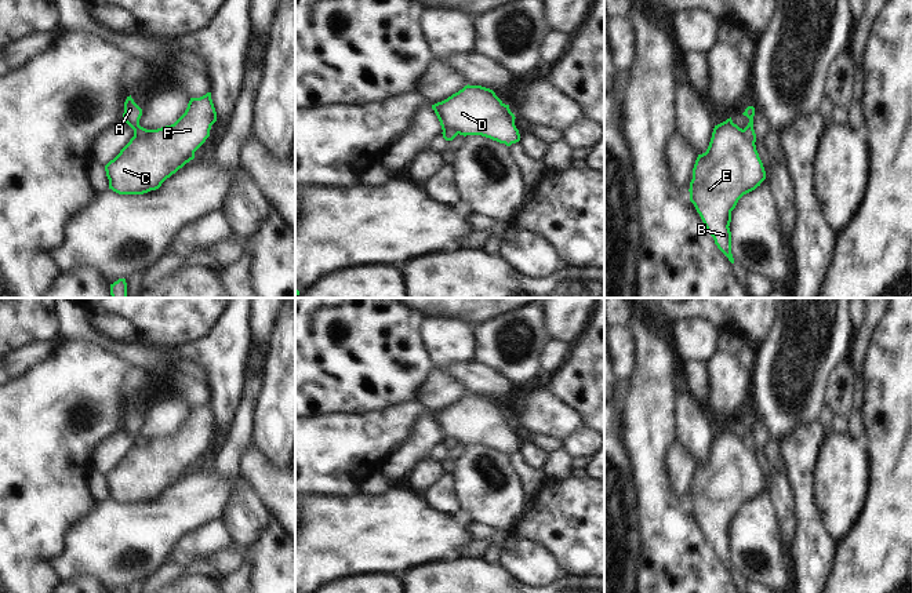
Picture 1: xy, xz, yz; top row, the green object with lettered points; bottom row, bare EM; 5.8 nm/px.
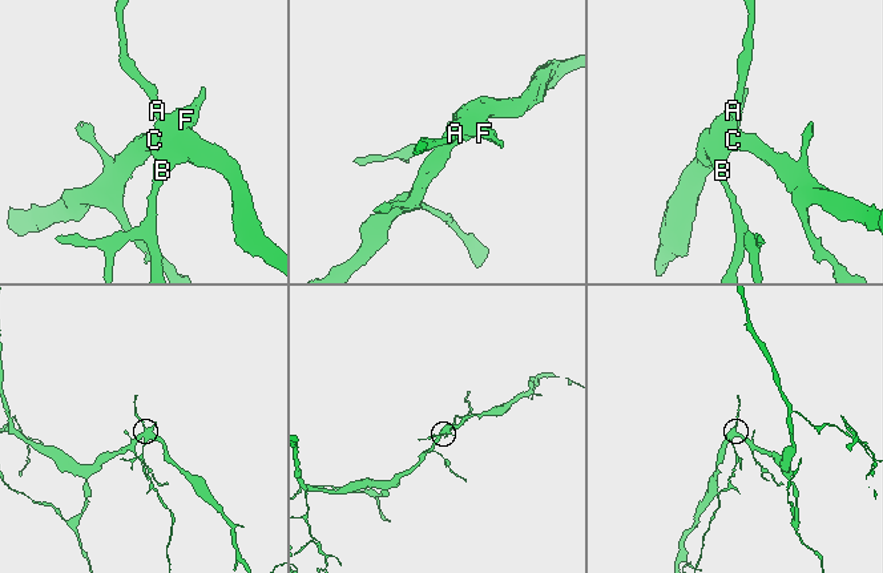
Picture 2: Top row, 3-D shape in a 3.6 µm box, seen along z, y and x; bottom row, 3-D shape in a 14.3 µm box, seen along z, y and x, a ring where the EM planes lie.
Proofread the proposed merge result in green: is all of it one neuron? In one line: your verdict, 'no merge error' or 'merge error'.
merge error

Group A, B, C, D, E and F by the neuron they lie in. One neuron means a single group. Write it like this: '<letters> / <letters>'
A / B C D E F

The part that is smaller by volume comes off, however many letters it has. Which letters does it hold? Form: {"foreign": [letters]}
{"foreign": ["A"]}

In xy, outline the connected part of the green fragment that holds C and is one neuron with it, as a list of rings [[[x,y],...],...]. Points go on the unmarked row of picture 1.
[[[211,401],[190,407],[185,422],[171,434],[148,439],[143,447],[132,445],[120,462],[105,474],[109,498],[119,503],[143,503],[156,499],[161,492],[195,468],[195,461],[210,445],[217,421]]]

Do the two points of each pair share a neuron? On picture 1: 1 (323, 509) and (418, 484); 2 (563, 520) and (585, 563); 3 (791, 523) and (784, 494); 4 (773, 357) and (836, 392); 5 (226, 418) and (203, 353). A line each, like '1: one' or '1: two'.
1: two
2: one
3: one
4: two
5: one

